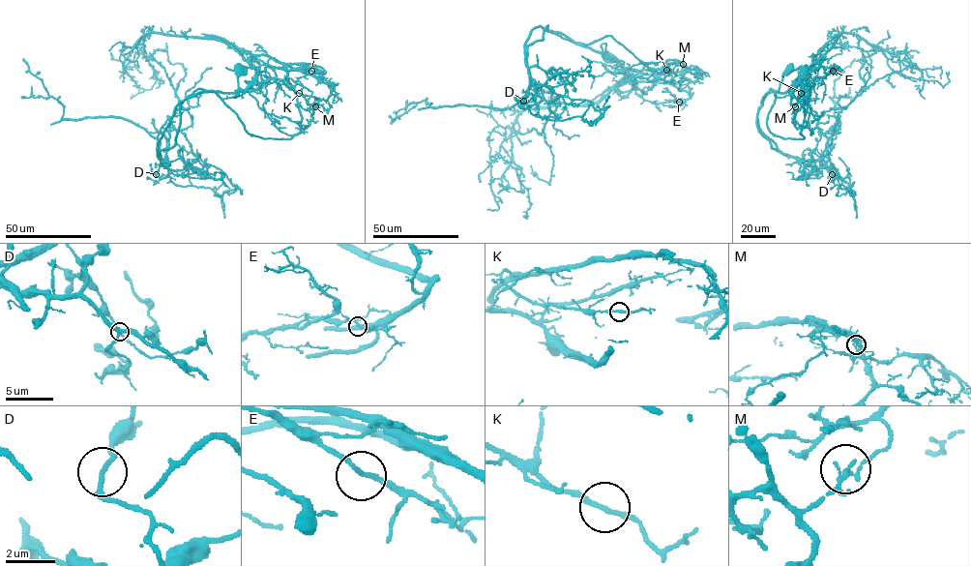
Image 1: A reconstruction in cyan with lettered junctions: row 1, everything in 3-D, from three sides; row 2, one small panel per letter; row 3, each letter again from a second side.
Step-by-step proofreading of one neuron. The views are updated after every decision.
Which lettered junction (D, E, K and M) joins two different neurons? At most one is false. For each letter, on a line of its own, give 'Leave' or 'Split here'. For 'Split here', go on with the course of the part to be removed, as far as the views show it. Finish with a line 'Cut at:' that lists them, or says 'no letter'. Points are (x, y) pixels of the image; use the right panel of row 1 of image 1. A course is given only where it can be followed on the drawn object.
D: Leave
E: Leave
K: Leave
M: Split here. Course of the part to remove: (795, 106), (813, 63), (803, 138), (769, 130), (772, 89), (756, 126), (854, 195), (838, 178)
Cut at: M

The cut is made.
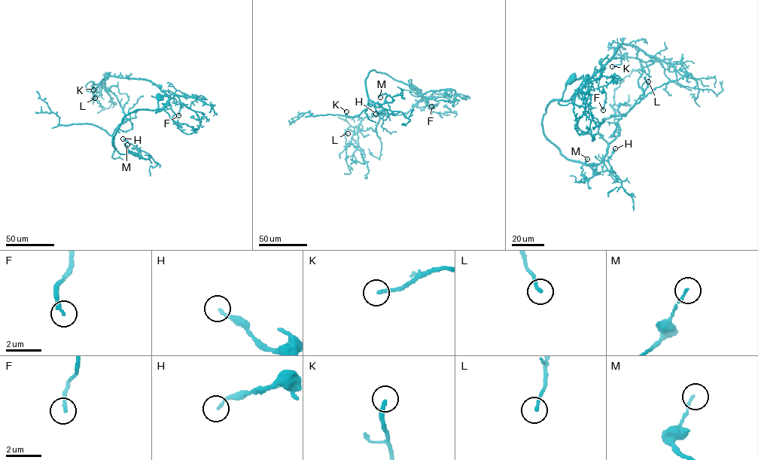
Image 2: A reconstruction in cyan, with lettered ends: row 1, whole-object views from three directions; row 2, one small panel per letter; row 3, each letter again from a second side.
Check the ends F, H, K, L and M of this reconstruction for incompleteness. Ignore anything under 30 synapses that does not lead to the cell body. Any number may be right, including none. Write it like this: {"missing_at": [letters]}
{"missing_at": ["K"]}

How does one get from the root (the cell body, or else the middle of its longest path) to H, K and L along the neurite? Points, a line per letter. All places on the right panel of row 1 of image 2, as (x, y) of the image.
H: (573, 77), (558, 102), (572, 103), (547, 105), (544, 134), (596, 174), (615, 172), (615, 148)
K: (573, 77), (565, 85), (560, 105), (572, 103), (571, 96), (622, 44), (621, 63), (612, 66)
L: (573, 77), (560, 105), (572, 103), (571, 96), (615, 49), (631, 44), (649, 71), (648, 81)

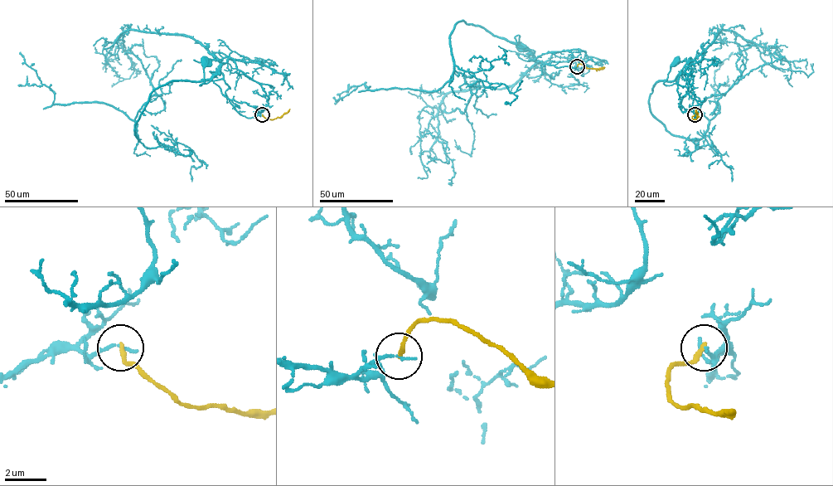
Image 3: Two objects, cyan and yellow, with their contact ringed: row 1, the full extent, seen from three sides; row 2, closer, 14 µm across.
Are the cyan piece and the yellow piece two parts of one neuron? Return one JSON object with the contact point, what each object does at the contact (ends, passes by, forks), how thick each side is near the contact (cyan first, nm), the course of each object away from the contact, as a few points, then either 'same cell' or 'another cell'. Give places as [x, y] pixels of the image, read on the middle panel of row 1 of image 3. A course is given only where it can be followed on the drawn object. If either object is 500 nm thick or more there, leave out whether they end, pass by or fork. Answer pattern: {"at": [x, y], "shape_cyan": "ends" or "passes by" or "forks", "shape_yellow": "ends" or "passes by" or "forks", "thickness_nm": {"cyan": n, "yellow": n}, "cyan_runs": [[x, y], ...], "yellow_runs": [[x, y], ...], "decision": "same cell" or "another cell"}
{"at": [577, 66], "shape_cyan": "ends", "shape_yellow": "ends", "thickness_nm": {"cyan": 150, "yellow": 200}, "cyan_runs": [[577, 66], [541, 66], [541, 61], [534, 65], [532, 53], [516, 43], [518, 35], [521, 48]], "yellow_runs": [[577, 66], [581, 64], [588, 68], [604, 67]], "decision": "another cell"}

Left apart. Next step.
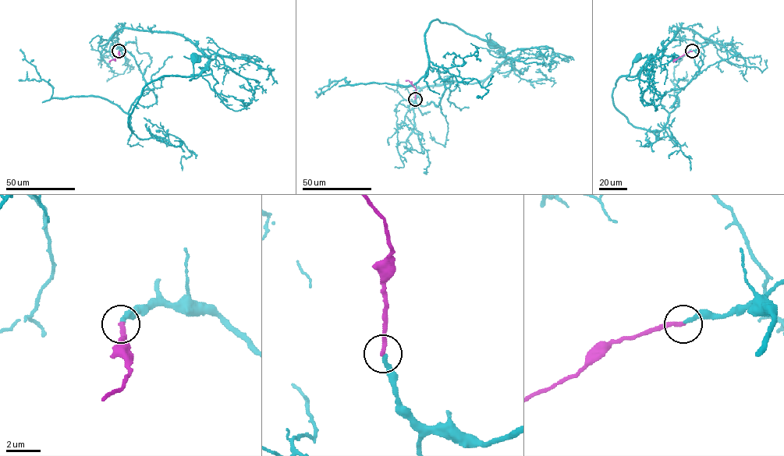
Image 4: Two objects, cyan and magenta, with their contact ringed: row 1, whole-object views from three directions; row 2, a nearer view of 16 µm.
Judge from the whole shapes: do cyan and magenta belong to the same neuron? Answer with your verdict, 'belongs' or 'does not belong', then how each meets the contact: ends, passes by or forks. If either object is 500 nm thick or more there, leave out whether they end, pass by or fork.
belongs; cyan ends there; magenta ends there

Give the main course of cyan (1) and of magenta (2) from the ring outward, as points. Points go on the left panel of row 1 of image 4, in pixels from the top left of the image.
1: (118, 51), (134, 58), (148, 87), (129, 113), (133, 132), (142, 90), (202, 72), (196, 78), (196, 57)
2: (118, 51), (118, 56), (109, 61)

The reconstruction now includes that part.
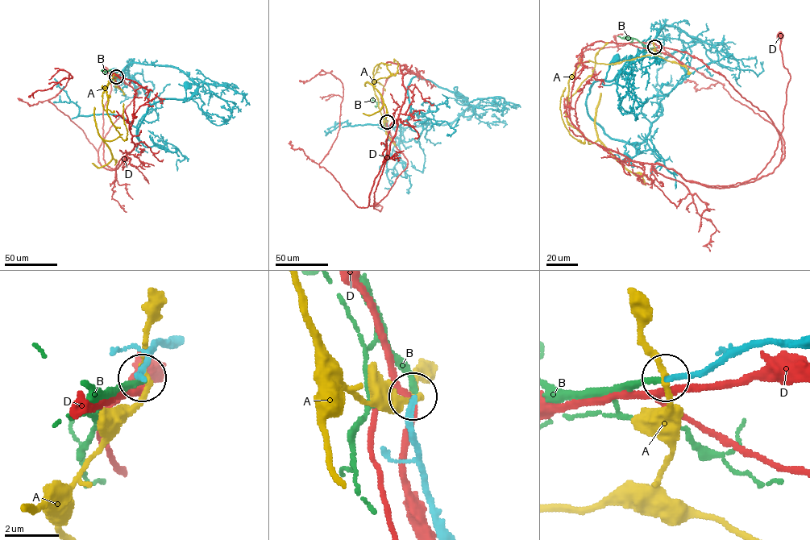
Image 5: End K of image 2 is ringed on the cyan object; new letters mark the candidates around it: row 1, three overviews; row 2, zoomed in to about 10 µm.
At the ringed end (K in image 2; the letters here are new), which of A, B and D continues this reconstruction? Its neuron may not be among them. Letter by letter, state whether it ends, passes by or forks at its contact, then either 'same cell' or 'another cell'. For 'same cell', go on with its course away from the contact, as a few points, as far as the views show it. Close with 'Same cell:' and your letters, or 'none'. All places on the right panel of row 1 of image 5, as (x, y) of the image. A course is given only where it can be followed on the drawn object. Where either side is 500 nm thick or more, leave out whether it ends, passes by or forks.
A: it passes by; another cell
B: it ends there; same cell; it runs (654, 47), (645, 47), (636, 39), (625, 36), (625, 39), (633, 39), (630, 42)
D: it passes by; another cell
Same cell: B

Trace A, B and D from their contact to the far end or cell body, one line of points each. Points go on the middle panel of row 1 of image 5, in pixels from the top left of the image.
A: (387, 122), (372, 83), (378, 64), (384, 63), (390, 75), (373, 85), (383, 105), (370, 115), (363, 113)
B: (387, 122), (383, 104), (376, 102), (375, 107), (375, 105)
D: (387, 122), (408, 164), (388, 193), (370, 206), (384, 159), (374, 193), (374, 208), (380, 211), (376, 205)

